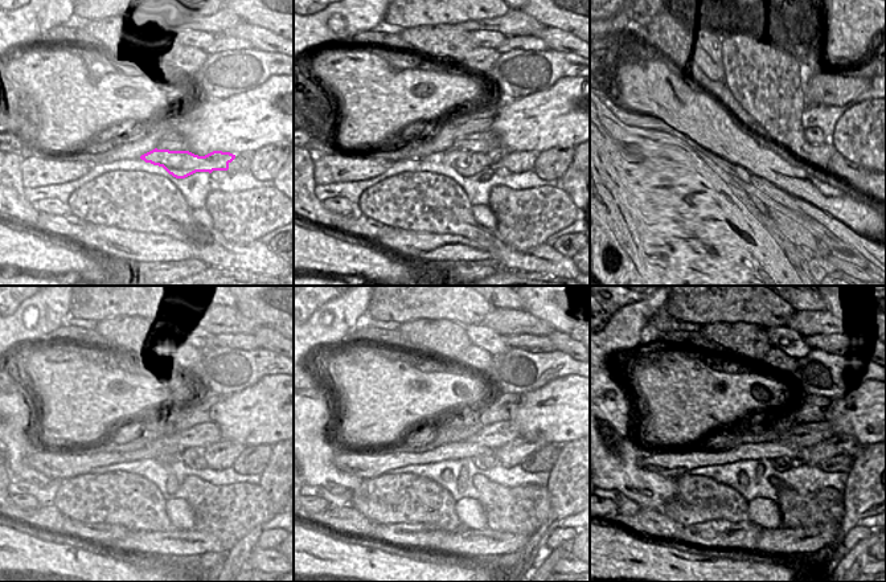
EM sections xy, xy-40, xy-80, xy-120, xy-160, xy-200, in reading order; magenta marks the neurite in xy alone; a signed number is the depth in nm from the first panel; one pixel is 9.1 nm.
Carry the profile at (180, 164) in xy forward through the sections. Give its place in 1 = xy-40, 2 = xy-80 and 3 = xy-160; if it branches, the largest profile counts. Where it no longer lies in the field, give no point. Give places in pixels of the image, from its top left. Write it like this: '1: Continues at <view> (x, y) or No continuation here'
1: Continues at xy-40 (470, 164)
2: Continues at xy-80 (809, 159)
3: Continues at xy-160 (515, 453)

